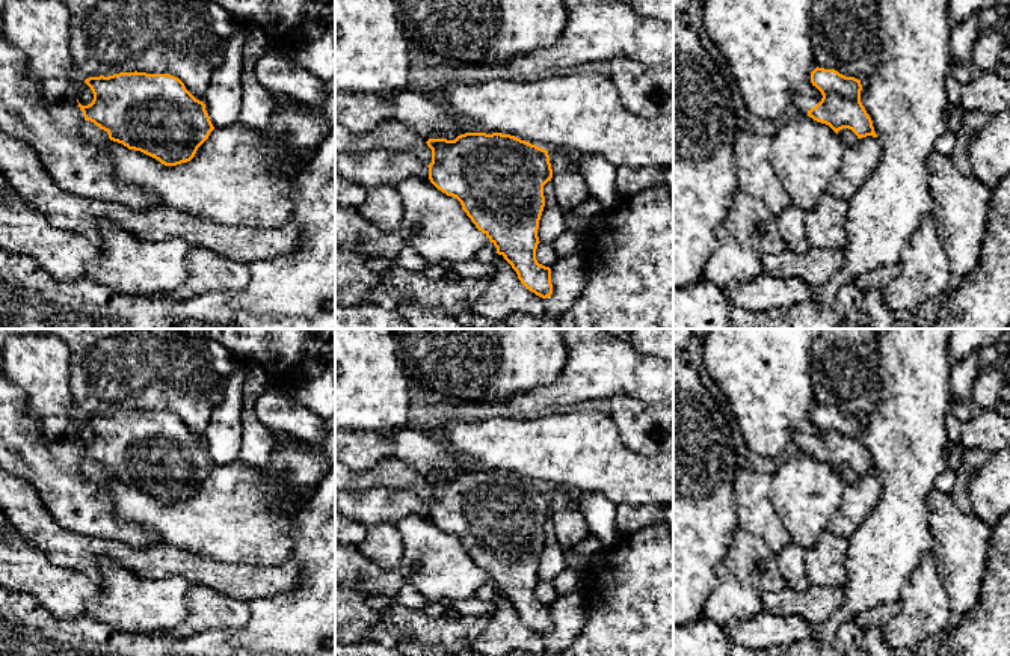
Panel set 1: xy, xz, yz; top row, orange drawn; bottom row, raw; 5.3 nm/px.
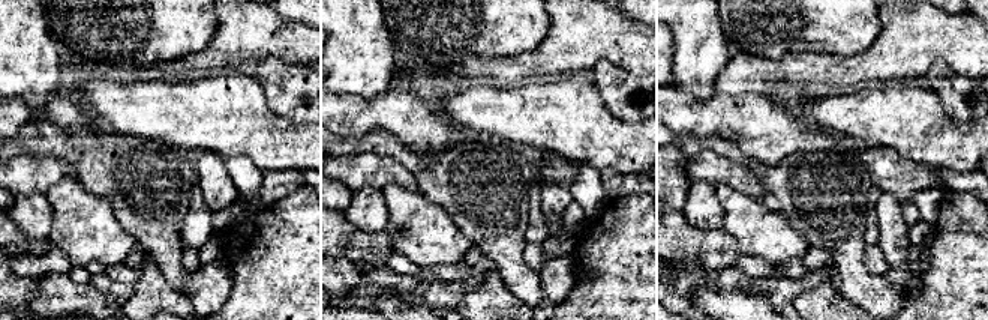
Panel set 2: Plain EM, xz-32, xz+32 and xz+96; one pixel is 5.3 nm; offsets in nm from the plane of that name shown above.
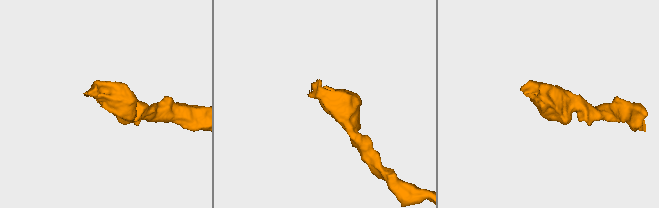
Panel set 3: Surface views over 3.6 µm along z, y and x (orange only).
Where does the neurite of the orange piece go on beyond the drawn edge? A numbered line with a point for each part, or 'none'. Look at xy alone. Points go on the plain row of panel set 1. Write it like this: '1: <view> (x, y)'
1: xy (89, 469)

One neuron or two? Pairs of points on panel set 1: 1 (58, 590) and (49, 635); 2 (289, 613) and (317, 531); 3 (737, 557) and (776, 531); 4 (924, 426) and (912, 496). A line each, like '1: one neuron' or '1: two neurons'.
1: two neurons
2: one neuron
3: two neurons
4: one neuron

